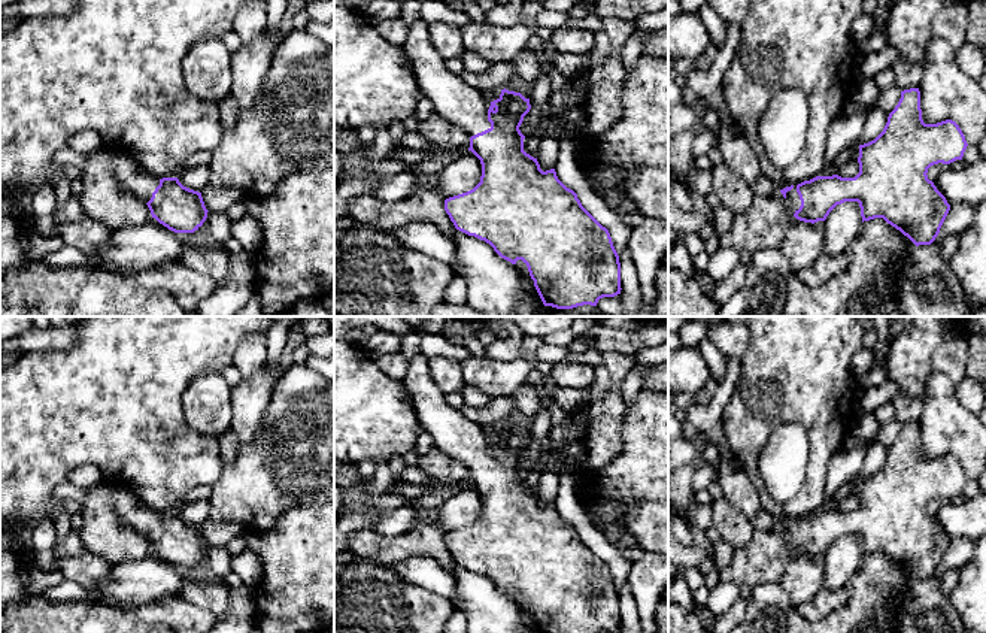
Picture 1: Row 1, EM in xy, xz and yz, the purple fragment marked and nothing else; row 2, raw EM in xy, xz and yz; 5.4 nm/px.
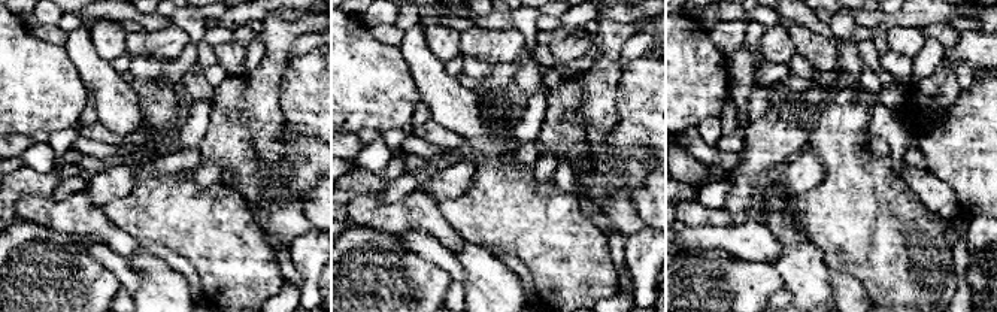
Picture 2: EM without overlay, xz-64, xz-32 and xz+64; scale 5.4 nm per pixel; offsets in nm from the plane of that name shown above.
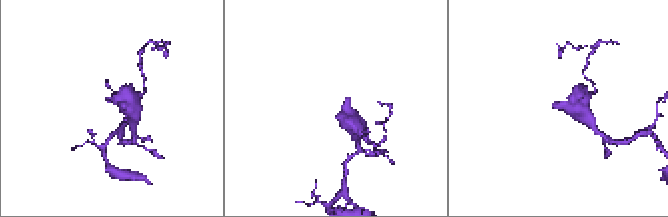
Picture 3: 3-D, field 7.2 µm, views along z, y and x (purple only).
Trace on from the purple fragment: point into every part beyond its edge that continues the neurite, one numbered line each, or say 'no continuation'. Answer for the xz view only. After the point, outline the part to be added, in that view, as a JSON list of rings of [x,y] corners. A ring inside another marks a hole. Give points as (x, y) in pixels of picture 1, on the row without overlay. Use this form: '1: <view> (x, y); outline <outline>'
1: xz (457, 436); outline [[[422,352],[413,355],[403,379],[421,428],[434,437],[437,449],[464,463],[470,470],[491,463],[488,455],[491,434],[465,418],[458,408],[446,403],[445,393],[430,375],[428,360]]]

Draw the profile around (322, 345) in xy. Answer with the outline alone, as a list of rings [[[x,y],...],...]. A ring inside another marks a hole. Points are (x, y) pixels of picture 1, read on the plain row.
[[[330,328],[325,334],[307,337],[306,346],[310,355],[327,358],[334,354],[334,330]]]

